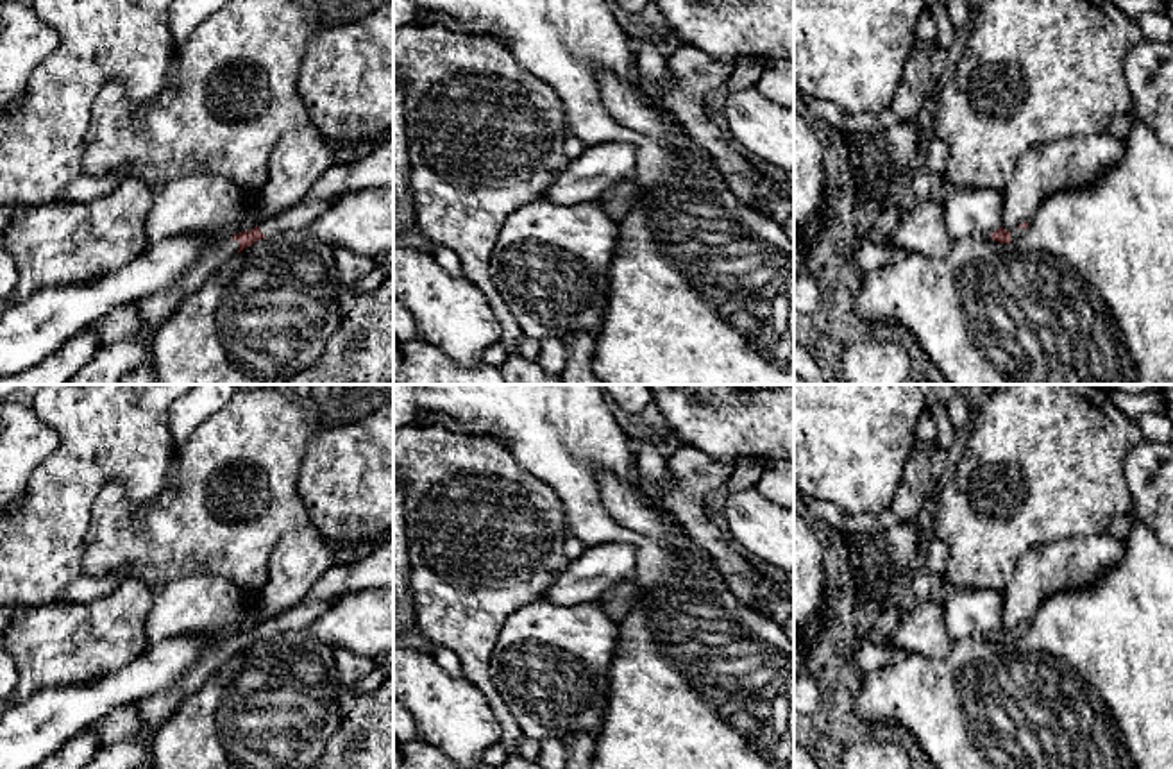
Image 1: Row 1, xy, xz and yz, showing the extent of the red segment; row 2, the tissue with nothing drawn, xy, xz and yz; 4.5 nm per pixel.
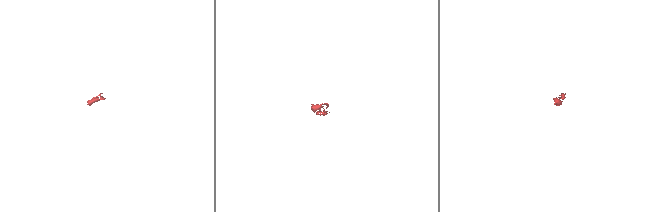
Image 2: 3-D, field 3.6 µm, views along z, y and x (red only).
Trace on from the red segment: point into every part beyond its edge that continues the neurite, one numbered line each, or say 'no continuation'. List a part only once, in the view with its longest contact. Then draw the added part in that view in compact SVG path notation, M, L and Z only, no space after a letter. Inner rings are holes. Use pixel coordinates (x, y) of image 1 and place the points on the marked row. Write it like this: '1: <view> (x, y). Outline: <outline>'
1: xy (299, 217). Outline: M336 197L322 200L302 200L300 204L288 207L286 211L272 218L263 220L259 224L259 231L265 236L275 236L283 231L304 231L318 216L322 216L334 200Z
2: xy (109, 363). Outline: M222 238L211 243L177 283L139 297L136 300L141 320L139 331L129 340L100 347L68 384L118 384L125 374L143 365L148 336L238 250L238 240Z

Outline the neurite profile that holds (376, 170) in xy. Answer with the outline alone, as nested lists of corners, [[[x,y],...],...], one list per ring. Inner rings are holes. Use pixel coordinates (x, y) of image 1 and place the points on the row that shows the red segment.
[[[393,134],[359,161],[324,172],[304,200],[333,199],[374,188],[393,188]]]

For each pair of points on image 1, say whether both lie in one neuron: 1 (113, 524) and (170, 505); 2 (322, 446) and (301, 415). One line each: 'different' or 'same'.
1: same
2: different

